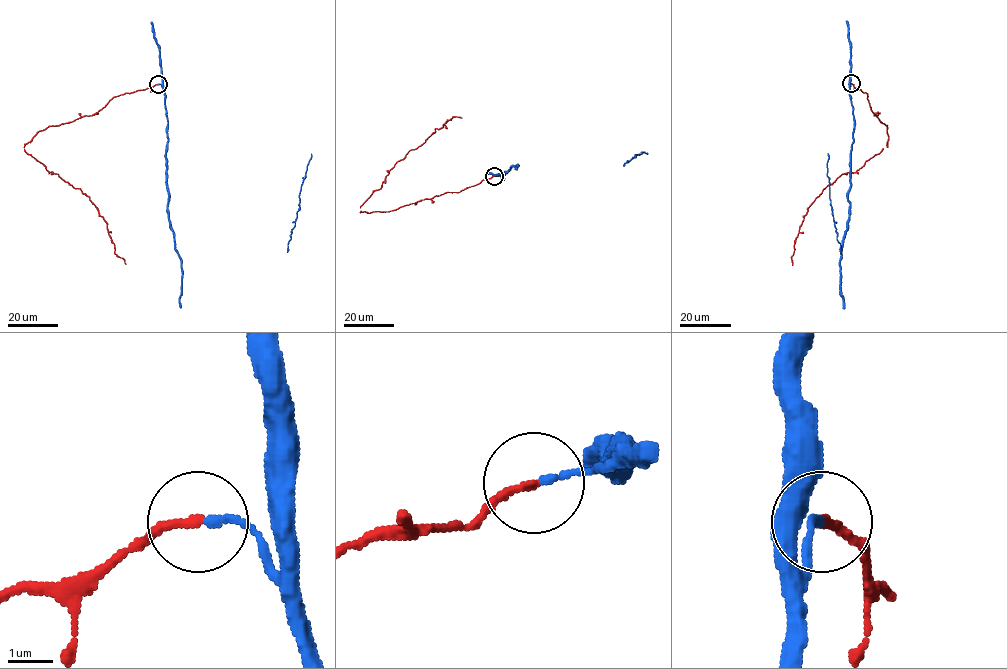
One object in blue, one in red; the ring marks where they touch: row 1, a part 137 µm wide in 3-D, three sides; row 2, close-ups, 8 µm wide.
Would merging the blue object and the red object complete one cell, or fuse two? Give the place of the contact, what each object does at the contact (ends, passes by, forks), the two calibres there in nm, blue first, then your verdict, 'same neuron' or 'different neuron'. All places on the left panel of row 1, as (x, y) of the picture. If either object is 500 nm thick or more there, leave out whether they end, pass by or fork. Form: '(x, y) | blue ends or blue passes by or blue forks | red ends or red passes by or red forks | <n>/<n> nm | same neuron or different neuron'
(158, 84) | blue ends | red ends | 160/160 nm | same neuron

